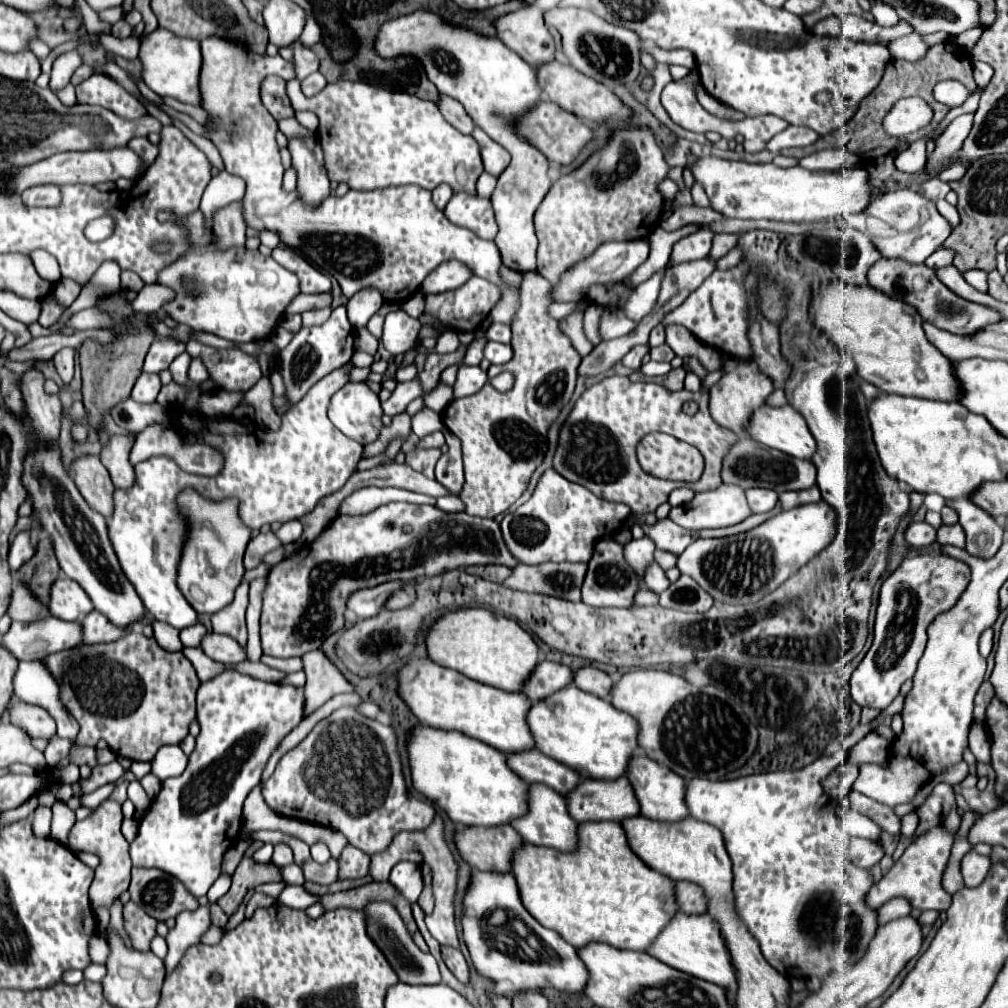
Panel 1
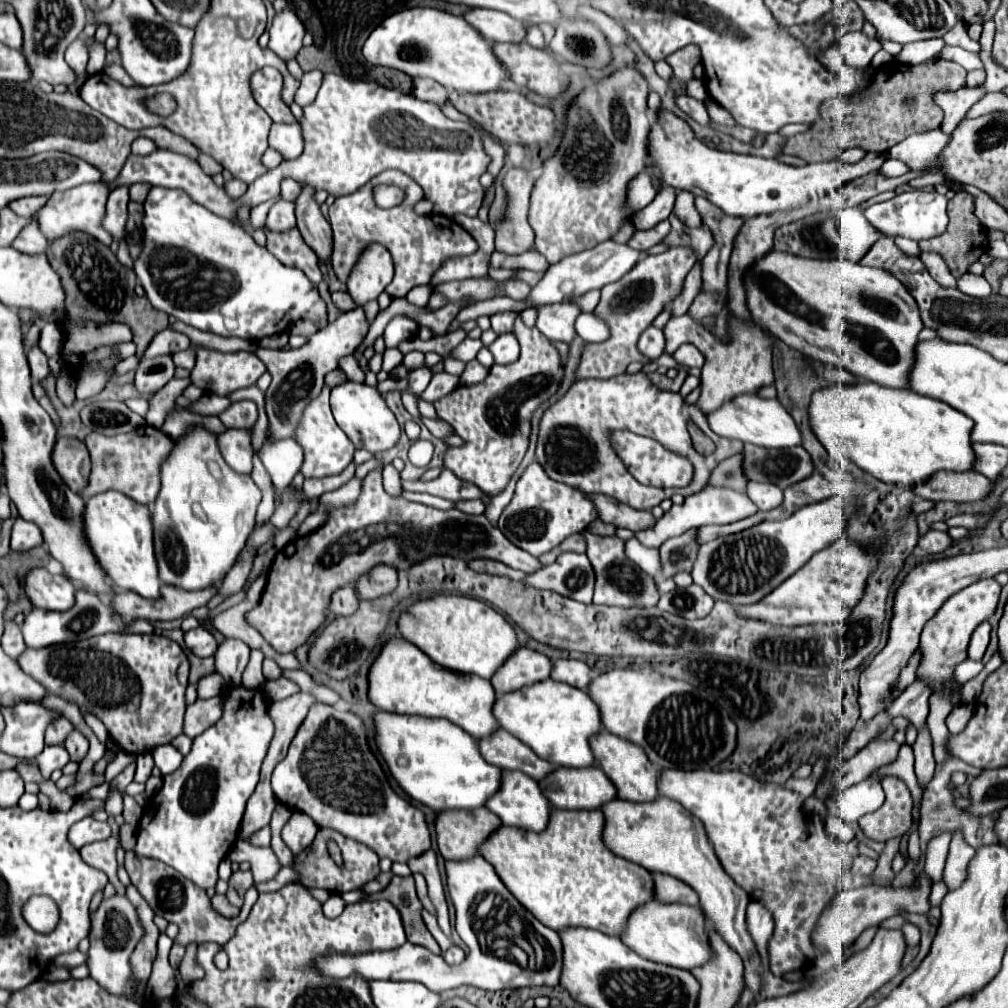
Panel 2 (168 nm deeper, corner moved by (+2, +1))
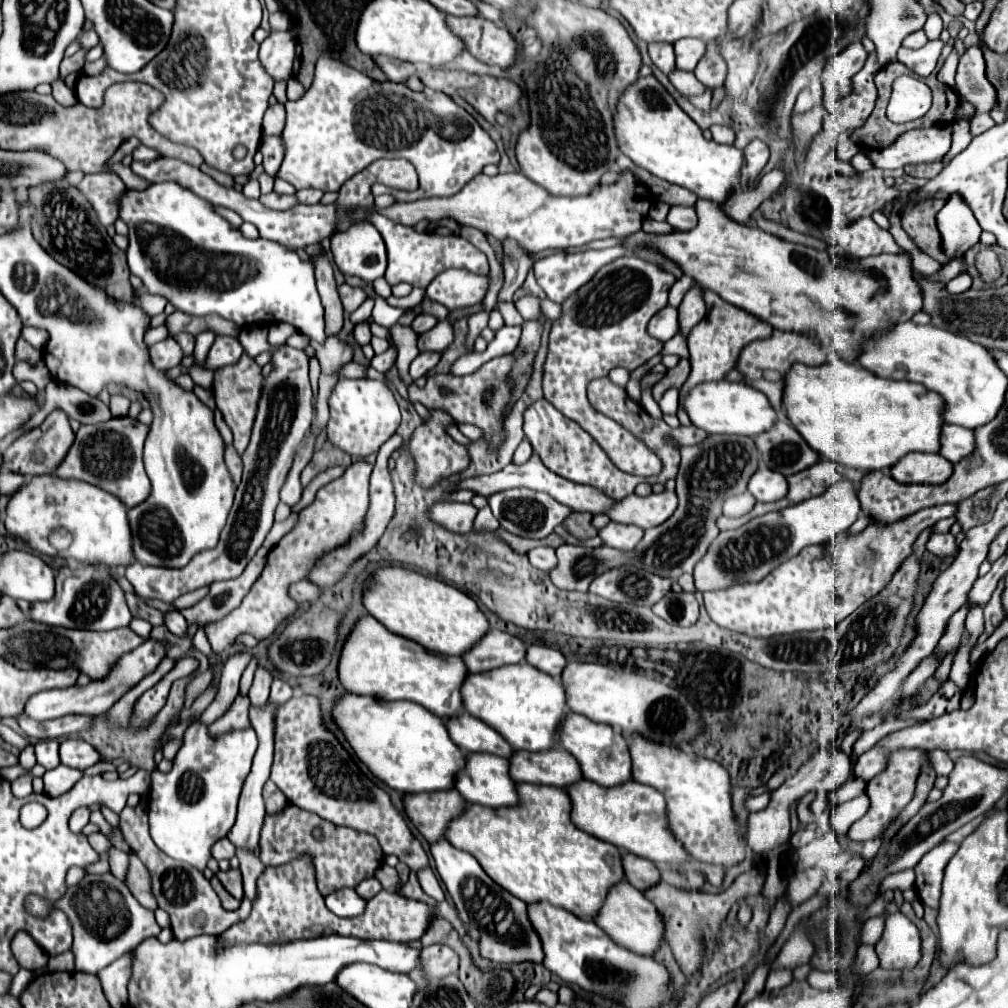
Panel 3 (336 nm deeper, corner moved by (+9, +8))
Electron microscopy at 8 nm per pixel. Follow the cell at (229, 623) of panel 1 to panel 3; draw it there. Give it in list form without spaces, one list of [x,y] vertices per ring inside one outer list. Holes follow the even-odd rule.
[[[248,653],[234,655],[228,661],[224,661],[218,693],[216,693],[214,701],[206,707],[206,711],[200,715],[202,723],[212,725],[216,719],[220,719],[230,709],[230,705],[234,703],[234,699],[238,695],[238,683],[240,683],[240,677],[242,677],[248,661],[250,661]]]

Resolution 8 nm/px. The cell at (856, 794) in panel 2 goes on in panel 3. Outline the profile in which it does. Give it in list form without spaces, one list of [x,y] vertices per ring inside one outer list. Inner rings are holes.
[[[862,793],[860,797],[856,797],[856,799],[852,799],[852,801],[846,801],[846,803],[838,805],[838,807],[832,811],[832,817],[830,817],[832,829],[834,829],[836,833],[844,835],[844,833],[850,829],[850,825],[852,825],[854,821],[858,821],[858,819],[868,811],[868,805],[870,805],[870,801],[868,801],[868,797],[866,797],[864,793]]]

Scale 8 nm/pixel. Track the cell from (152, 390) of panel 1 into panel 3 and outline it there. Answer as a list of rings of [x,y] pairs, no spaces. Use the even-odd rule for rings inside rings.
[[[168,337],[168,339],[164,339],[164,341],[160,341],[160,343],[150,347],[150,359],[152,359],[152,363],[156,367],[162,367],[164,371],[176,367],[182,361],[182,357],[184,357],[182,349],[178,347],[178,343],[172,337]]]

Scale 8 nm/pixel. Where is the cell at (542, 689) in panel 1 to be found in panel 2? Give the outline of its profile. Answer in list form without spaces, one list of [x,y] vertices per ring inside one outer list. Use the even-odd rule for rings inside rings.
[[[521,648],[509,658],[509,662],[505,662],[505,666],[497,670],[497,674],[491,678],[491,684],[497,694],[507,694],[547,680],[551,678],[551,672],[553,662],[545,654]]]

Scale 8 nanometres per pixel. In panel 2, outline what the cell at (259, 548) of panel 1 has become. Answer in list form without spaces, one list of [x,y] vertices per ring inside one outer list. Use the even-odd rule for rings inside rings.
[[[243,550],[243,552],[239,554],[235,566],[231,568],[229,576],[225,578],[225,582],[223,582],[221,588],[219,588],[221,594],[231,596],[231,594],[235,594],[235,592],[239,592],[239,590],[243,588],[243,584],[247,582],[249,574],[251,574],[251,570],[253,570],[253,560],[255,560],[255,556],[257,556],[257,552],[253,552],[253,550]]]

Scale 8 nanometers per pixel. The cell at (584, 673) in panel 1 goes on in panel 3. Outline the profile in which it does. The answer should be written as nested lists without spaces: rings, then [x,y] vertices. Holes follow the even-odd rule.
[[[526,645],[526,663],[530,663],[532,667],[552,675],[552,677],[560,677],[564,665],[566,665],[566,657],[554,649],[554,647],[544,647],[544,645]]]

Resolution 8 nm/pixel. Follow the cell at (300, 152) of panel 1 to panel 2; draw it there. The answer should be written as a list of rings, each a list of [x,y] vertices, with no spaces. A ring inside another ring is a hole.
[[[301,184],[301,192],[295,198],[295,216],[297,216],[297,228],[303,240],[313,248],[313,252],[319,258],[329,260],[329,252],[333,248],[331,226],[315,200],[313,186]]]

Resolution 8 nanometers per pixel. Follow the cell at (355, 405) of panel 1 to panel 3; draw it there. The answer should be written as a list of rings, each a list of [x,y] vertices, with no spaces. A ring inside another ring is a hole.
[[[340,379],[330,395],[330,421],[326,425],[328,441],[352,455],[368,457],[378,453],[378,449],[396,433],[400,425],[400,409],[394,399],[394,393],[384,381],[376,379]]]

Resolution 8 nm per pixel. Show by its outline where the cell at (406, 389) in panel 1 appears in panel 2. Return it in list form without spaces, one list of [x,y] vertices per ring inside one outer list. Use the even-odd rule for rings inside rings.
[[[417,368],[417,370],[411,370],[407,380],[409,380],[409,386],[405,388],[405,392],[413,394],[413,396],[421,396],[421,392],[427,388],[429,380],[431,380],[431,370],[429,368]]]

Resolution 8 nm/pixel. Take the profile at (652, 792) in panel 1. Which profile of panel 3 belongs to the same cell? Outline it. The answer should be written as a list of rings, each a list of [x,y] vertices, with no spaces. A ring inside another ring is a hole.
[[[566,713],[566,719],[562,719],[562,731],[558,731],[558,745],[562,745],[574,759],[578,759],[578,765],[582,767],[582,777],[588,781],[594,781],[604,787],[614,787],[620,783],[626,783],[630,779],[630,751],[626,739],[616,733],[610,725],[594,723],[578,713]]]

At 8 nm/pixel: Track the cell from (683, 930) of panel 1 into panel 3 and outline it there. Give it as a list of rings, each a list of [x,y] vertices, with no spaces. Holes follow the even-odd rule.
[[[628,881],[616,883],[610,891],[610,897],[606,897],[606,903],[602,907],[602,911],[598,911],[598,915],[594,917],[594,923],[610,937],[614,939],[614,943],[618,943],[620,947],[634,951],[638,955],[652,955],[662,939],[664,939],[664,921],[662,915],[656,911],[656,907],[644,897],[642,891],[638,891],[636,887],[630,887]]]

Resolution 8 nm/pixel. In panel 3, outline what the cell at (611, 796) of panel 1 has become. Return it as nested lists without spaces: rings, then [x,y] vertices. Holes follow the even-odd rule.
[[[554,747],[554,751],[514,751],[514,759],[508,759],[510,775],[514,781],[524,783],[540,783],[554,787],[568,787],[582,779],[578,761],[564,751],[562,747]]]

